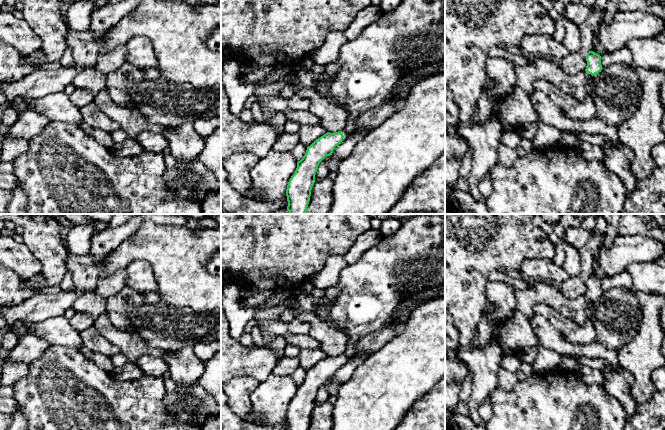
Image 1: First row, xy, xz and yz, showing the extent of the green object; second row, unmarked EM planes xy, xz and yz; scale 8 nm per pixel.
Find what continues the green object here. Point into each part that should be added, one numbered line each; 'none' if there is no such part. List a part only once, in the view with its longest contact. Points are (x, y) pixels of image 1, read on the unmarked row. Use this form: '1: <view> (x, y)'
1: yz (540, 292)

